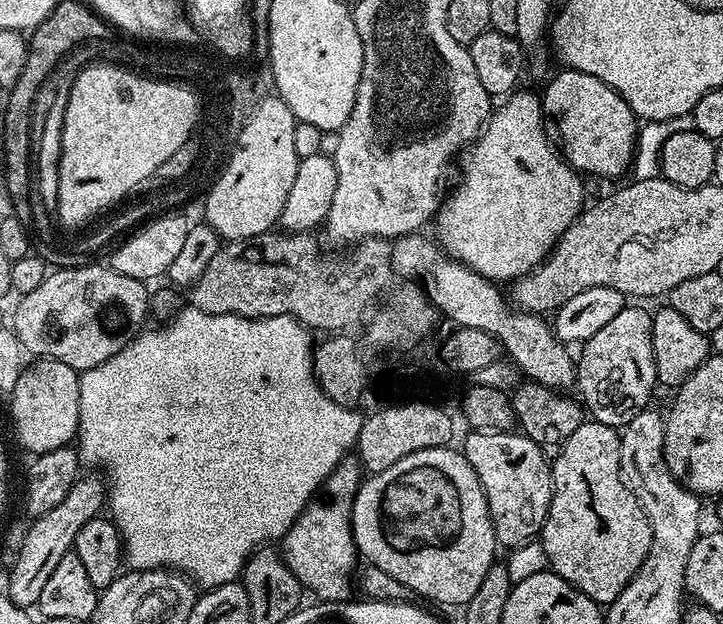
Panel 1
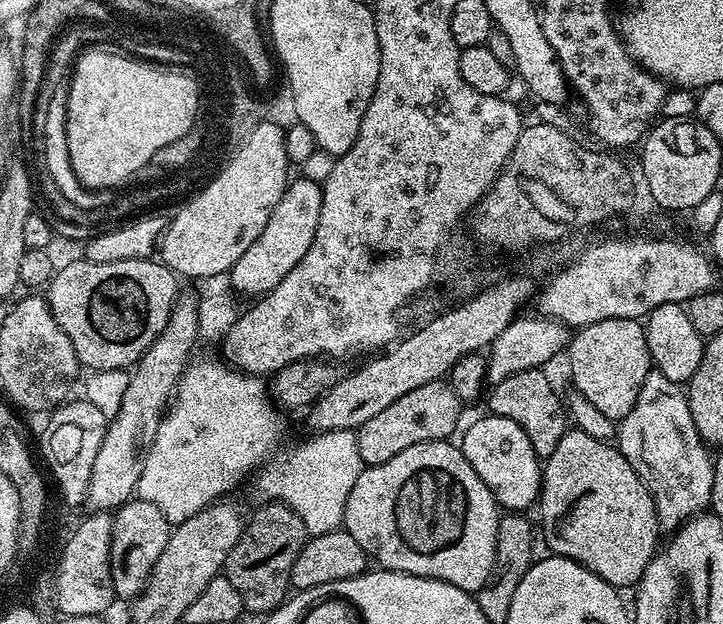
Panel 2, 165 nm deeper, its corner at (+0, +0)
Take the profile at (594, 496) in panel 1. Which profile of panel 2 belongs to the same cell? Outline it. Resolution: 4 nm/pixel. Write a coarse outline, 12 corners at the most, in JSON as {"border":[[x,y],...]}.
{"border":[[573,427],[543,461],[552,553],[617,590],[662,529],[619,447]]}

